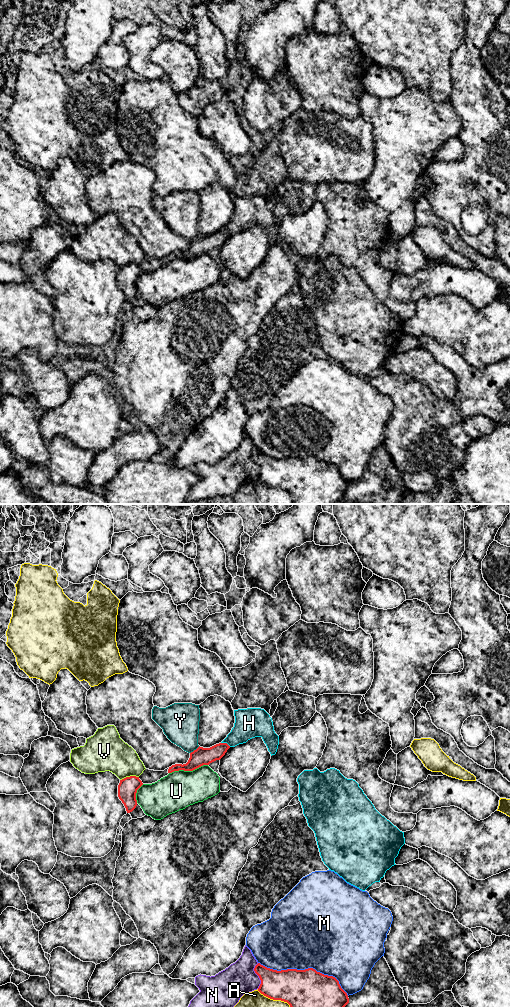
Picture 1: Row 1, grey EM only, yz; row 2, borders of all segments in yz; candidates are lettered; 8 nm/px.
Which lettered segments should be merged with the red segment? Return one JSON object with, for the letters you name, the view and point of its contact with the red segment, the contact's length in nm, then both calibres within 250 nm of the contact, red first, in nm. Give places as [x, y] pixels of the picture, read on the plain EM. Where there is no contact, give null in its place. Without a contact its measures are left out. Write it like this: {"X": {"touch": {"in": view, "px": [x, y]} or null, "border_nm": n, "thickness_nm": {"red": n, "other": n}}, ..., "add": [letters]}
{"H": {"touch": {"in": "yz", "px": [226, 231]}, "border_nm": 90, "thickness_nm": {"red": 150, "other": 240}}, "add": ["H"]}

